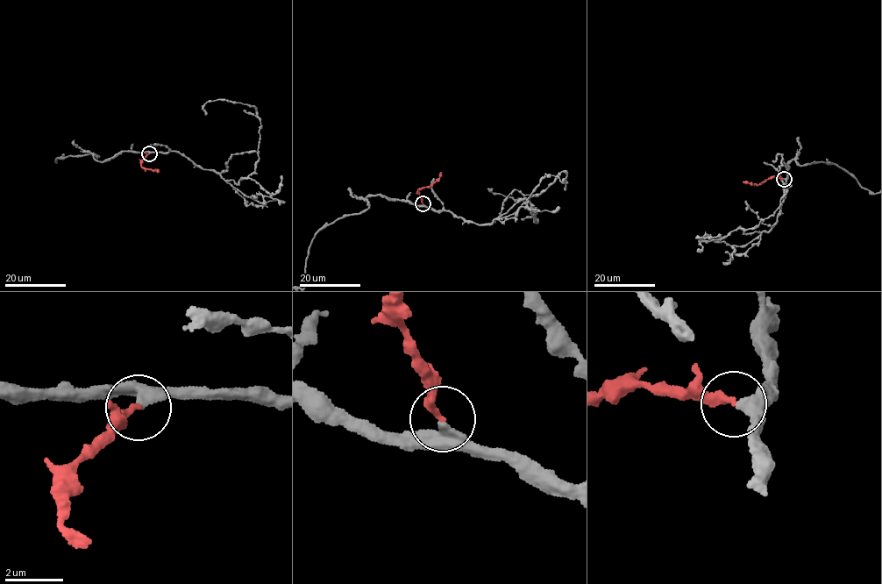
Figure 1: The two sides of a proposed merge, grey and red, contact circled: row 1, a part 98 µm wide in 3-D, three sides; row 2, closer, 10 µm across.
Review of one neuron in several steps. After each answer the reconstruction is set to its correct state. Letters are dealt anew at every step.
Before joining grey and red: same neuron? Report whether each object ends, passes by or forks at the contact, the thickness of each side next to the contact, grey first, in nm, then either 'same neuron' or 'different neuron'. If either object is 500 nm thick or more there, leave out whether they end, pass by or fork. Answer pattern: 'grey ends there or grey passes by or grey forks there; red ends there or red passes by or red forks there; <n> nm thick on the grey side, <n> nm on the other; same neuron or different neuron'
grey passes by; red ends there; 300 nm thick on the grey side, 280 nm on the other; same neuron

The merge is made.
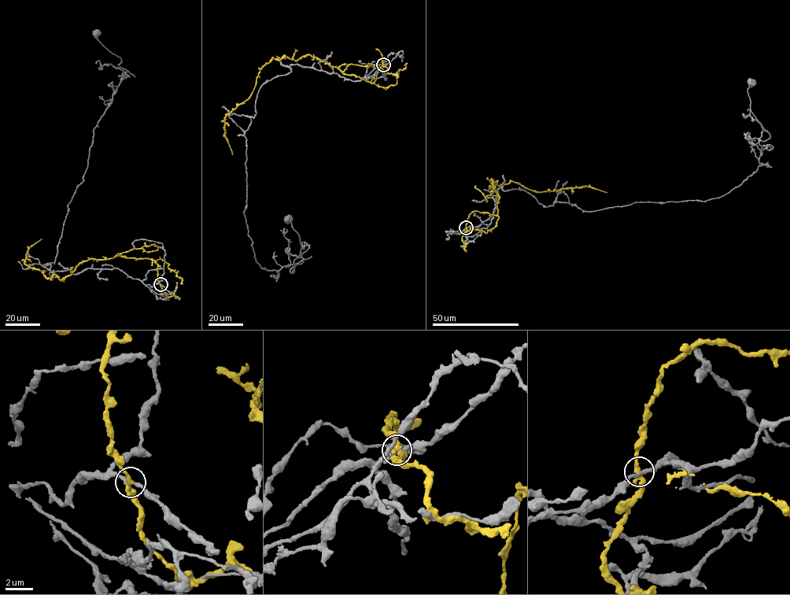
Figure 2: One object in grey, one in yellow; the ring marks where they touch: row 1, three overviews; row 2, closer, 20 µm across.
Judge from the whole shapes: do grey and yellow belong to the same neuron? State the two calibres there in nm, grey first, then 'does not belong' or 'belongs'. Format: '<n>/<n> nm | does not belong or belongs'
280/360 nm | does not belong

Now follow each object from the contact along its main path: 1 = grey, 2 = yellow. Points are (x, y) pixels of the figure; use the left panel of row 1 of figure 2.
1: (160, 284), (116, 268), (49, 274), (94, 129), (127, 76), (121, 58), (95, 34)
2: (160, 284), (156, 260), (119, 255), (88, 259), (51, 279), (24, 262), (41, 238)

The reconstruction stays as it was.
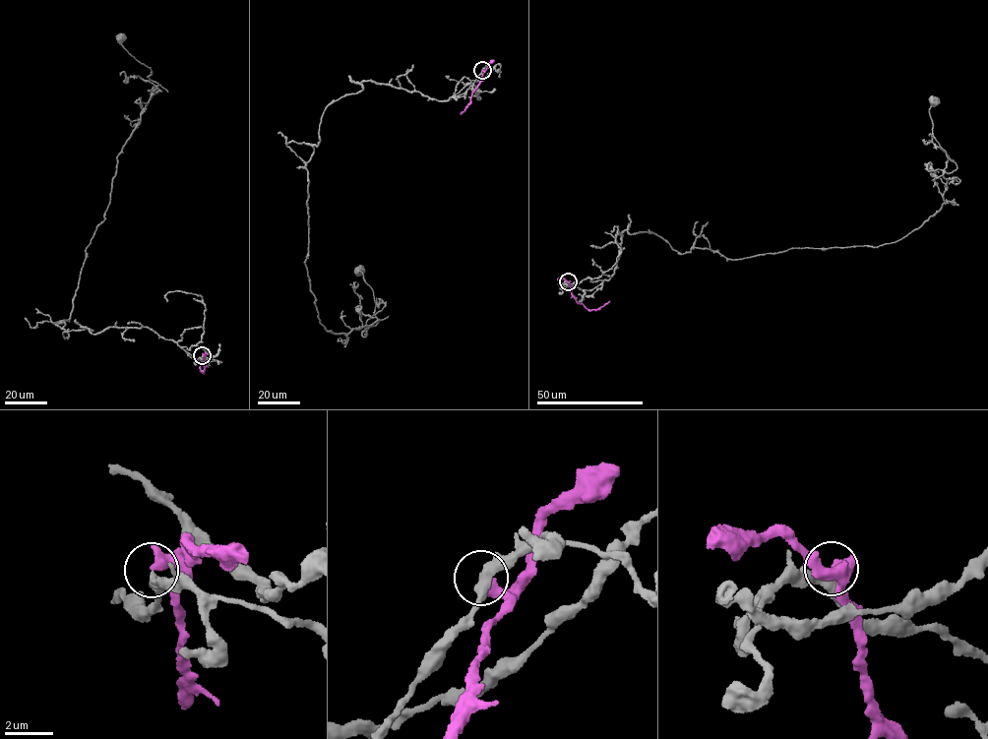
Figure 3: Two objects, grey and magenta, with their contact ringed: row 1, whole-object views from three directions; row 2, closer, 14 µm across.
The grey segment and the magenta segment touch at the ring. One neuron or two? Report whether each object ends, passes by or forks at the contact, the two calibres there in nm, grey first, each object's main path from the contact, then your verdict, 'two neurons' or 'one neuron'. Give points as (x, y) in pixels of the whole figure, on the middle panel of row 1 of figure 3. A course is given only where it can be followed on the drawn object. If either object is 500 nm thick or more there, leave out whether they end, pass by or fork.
360/550 nm | grey via (481, 70), (446, 100), (364, 80), (324, 111), (305, 264), (325, 329), (377, 323), (357, 271) | magenta via (481, 70), (480, 83), (461, 113) | two neurons

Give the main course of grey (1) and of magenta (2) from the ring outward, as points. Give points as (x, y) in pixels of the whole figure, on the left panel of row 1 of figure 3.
1: (202, 355), (146, 327), (63, 334), (117, 155), (158, 91), (151, 69), (119, 38)
2: (202, 355), (206, 367), (203, 373), (196, 357)

